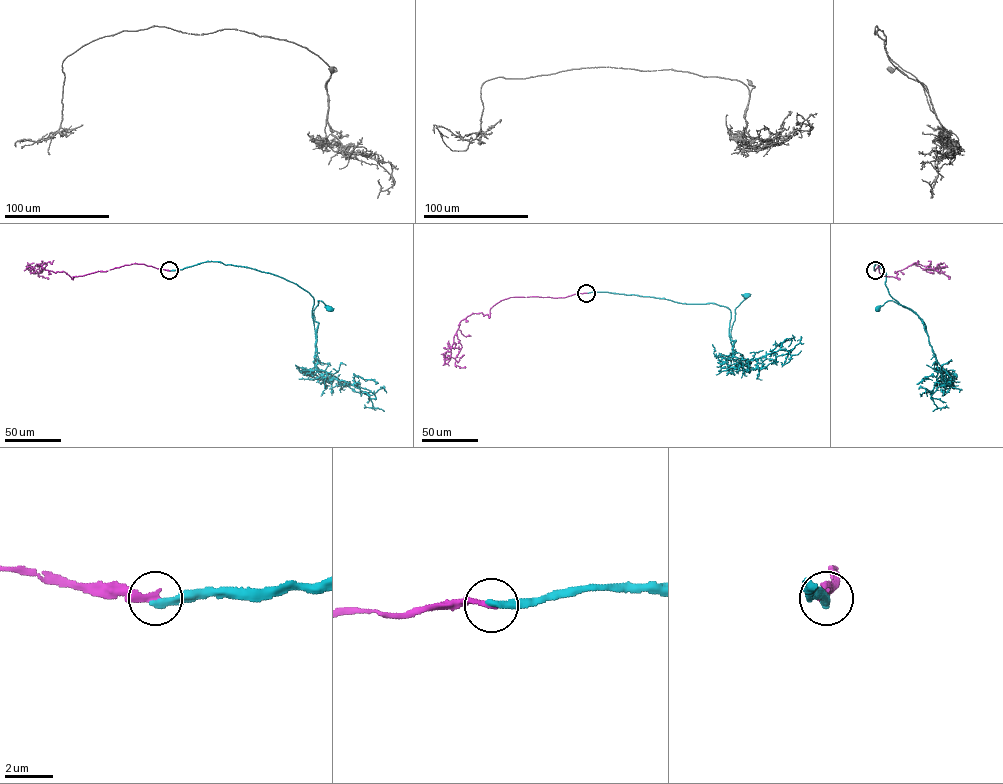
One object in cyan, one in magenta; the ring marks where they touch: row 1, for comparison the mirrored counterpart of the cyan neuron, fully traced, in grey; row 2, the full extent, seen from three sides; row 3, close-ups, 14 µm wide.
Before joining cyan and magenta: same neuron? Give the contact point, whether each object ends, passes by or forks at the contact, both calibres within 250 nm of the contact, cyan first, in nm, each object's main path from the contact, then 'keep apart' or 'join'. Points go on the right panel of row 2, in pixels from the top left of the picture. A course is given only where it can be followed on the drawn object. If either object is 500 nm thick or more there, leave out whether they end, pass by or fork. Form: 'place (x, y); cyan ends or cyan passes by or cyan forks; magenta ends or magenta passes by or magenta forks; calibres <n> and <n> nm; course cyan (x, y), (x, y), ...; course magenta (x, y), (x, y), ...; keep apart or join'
place (875, 270); cyan ends; magenta ends; calibres 320 and 280 nm; course cyan (875, 270), (877, 261), (886, 273), (889, 293), (922, 321), (909, 308), (892, 300), (877, 309); course magenta (875, 270), (880, 263), (879, 272), (899, 279), (894, 271), (946, 266), (937, 267), (940, 262); keep apart

